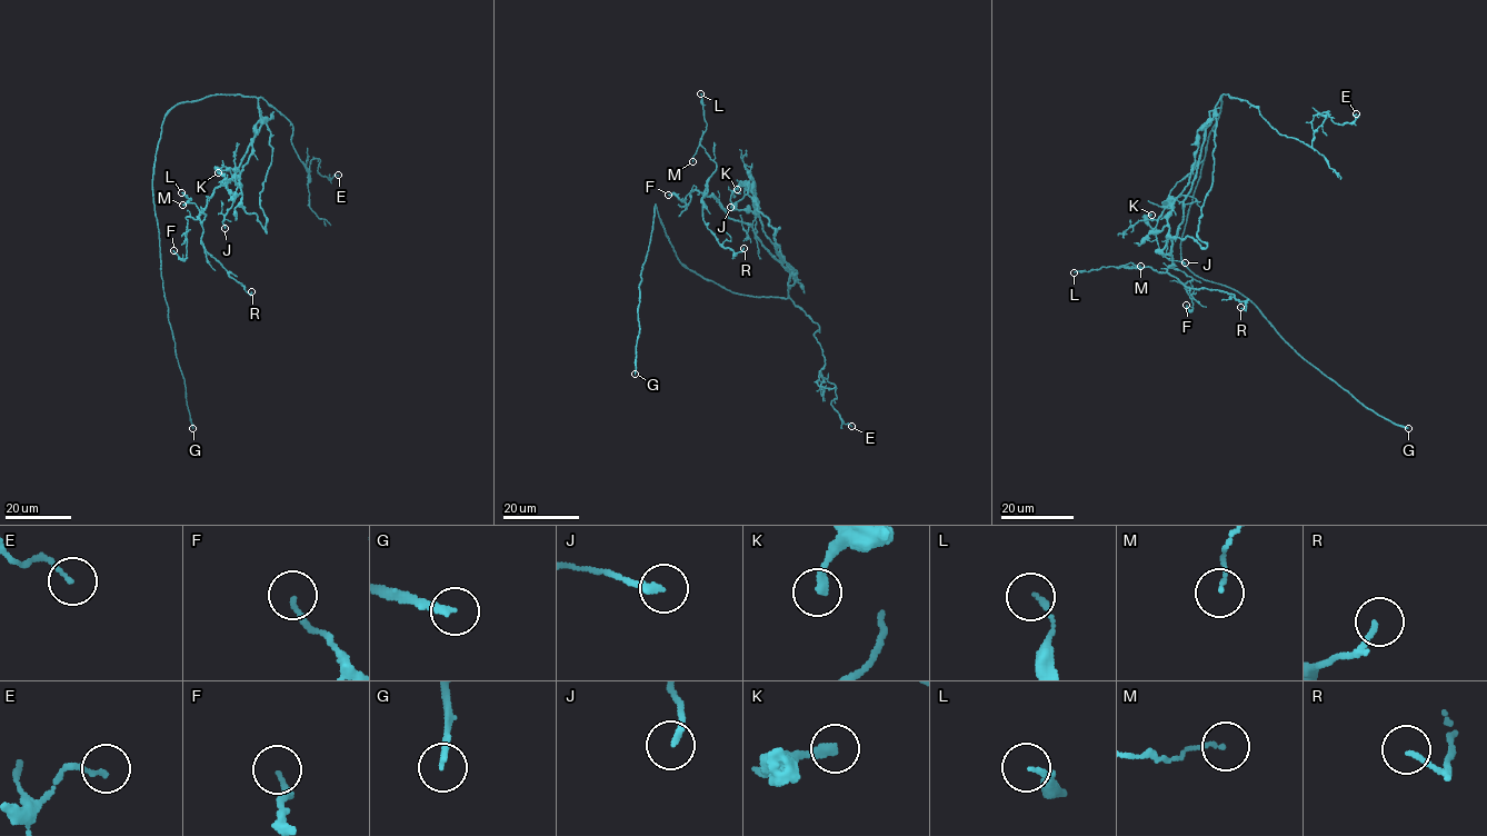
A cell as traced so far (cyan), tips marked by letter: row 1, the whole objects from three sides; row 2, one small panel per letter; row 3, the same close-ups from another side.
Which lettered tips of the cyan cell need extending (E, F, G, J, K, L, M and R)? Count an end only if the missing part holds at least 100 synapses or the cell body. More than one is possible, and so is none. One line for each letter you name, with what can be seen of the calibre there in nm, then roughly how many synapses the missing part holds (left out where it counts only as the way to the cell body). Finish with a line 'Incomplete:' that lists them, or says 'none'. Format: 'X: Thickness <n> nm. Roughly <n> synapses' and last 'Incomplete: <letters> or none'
G: Thickness 190 nm
Incomplete: G

